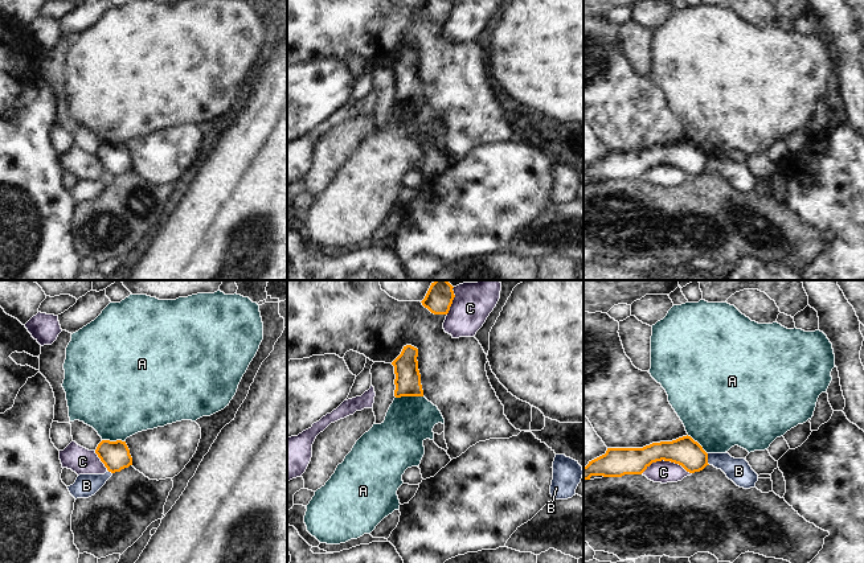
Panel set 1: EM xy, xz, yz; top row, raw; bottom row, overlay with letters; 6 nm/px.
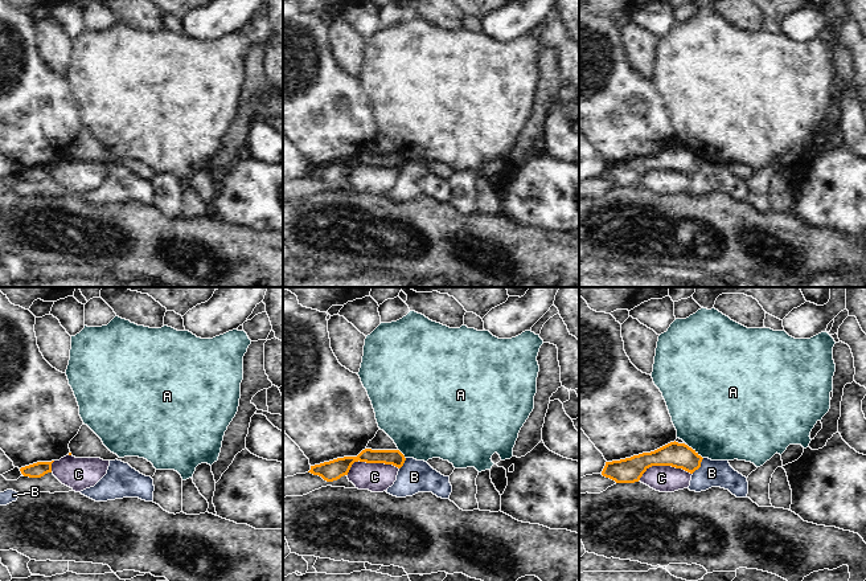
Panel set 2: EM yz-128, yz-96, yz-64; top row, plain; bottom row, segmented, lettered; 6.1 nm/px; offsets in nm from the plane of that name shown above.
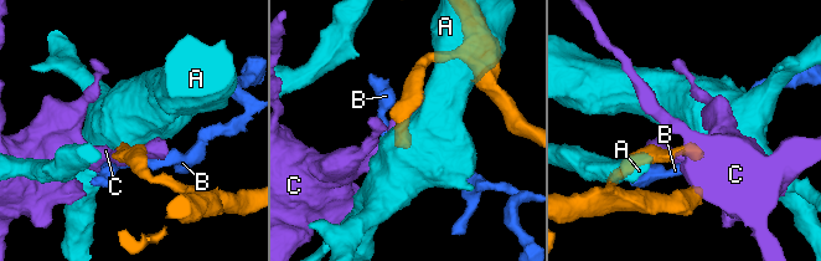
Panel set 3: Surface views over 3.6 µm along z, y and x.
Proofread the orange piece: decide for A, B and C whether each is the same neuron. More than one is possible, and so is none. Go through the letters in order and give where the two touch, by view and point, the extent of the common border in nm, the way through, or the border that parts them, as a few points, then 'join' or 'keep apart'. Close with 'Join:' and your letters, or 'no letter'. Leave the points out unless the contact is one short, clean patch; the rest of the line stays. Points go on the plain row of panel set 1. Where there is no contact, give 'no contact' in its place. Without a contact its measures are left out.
A: xz (409, 99) | 170 nm | along xz (422, 99), (401, 99), (396, 102) | keep apart
B: yz (707, 163) | 70 nm | along yz (707, 157), (709, 168) | keep apart
C: yz (666, 164) | 320 nm | keep apart
Join: no letter

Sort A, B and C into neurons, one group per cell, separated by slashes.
A / B / C

